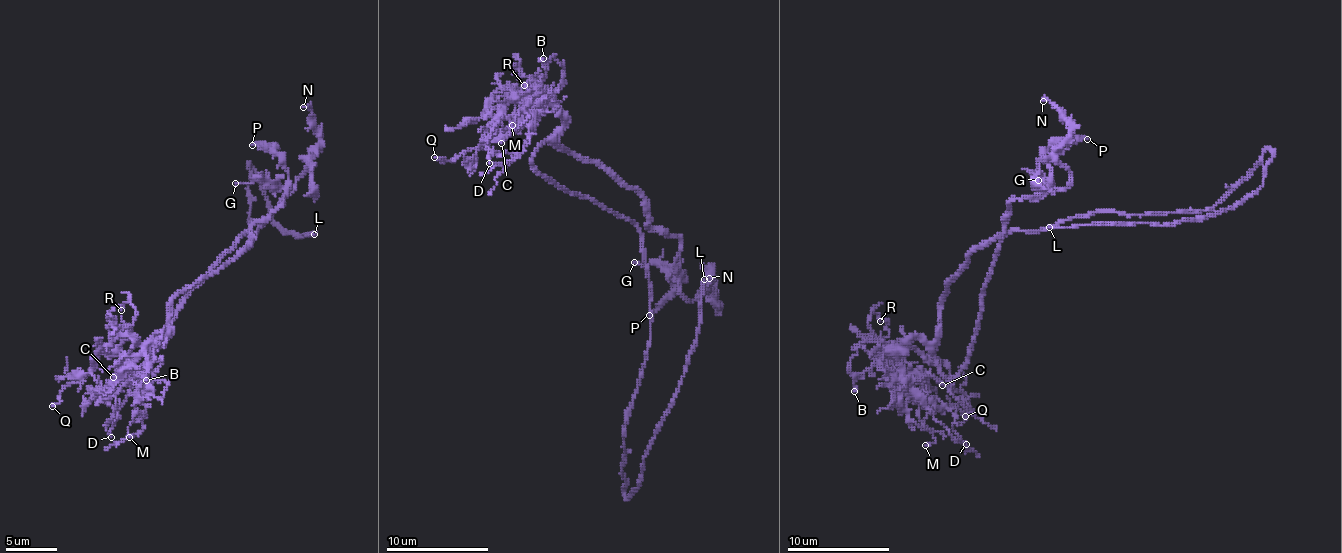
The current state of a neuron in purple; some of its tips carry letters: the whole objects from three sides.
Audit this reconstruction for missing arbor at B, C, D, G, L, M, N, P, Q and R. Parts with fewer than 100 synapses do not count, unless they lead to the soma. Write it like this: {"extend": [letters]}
{"extend": ["L"]}

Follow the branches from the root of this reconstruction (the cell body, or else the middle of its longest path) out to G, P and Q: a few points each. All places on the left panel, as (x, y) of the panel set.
G: (230, 250), (190, 292), (145, 372), (167, 305), (247, 247), (252, 227), (284, 201), (283, 189), (235, 183)
P: (230, 250), (145, 372), (167, 305), (247, 247), (283, 203), (288, 168), (252, 145)
Q: (230, 250), (190, 292), (145, 372), (167, 332), (135, 343), (126, 331), (52, 406)

